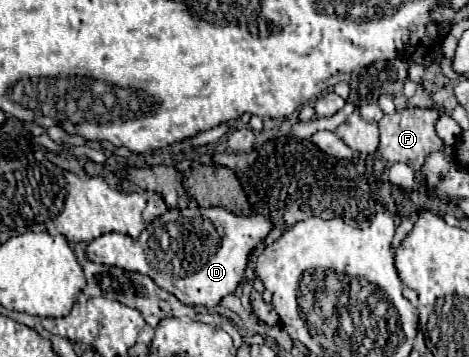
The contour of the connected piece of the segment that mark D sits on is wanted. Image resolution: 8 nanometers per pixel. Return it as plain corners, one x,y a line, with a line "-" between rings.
192,202
186,210
172,208
164,212
156,222
150,222
136,240
116,232
98,236
88,244
86,256
92,262
146,274
182,304
212,308
220,304
224,296
234,294
246,276
252,250
266,240
272,228
274,222
270,216
236,216
220,206
200,208

